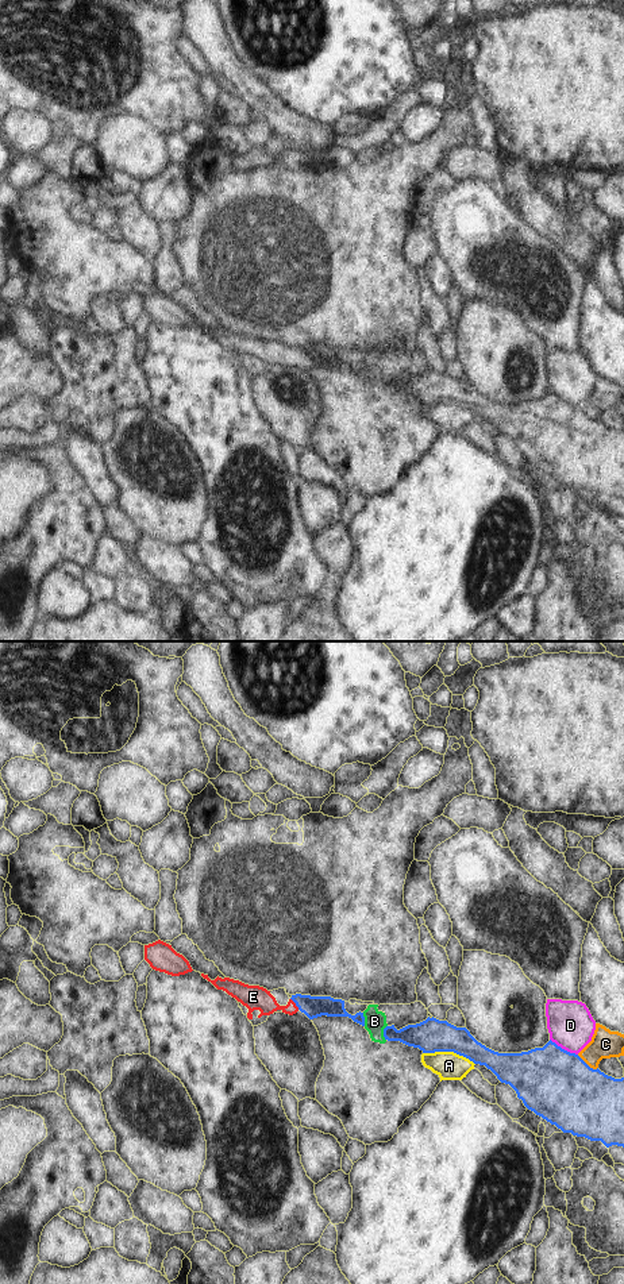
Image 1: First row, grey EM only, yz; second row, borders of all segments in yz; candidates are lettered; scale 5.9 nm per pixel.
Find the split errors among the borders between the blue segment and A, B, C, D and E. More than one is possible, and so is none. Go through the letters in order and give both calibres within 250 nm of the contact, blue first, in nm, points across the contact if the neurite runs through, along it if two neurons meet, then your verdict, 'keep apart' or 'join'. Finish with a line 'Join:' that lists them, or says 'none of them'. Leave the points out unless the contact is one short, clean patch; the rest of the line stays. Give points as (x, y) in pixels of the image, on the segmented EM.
A: 200 nm thick on the blue side, 170 nm on the other; keep apart
B: 170 nm thick on the blue side, 130 nm on the other; border along yz (386, 1025), (384, 1029), (385, 1040); keep apart
C: 420 nm thick on the blue side, 170 nm on the other; keep apart
D: 420 nm thick on the blue side, 280 nm on the other; keep apart
E: 130 nm thick on the blue side, 140 nm on the other; runs through yz (312, 1006), (295, 1002), (278, 1007), (254, 998); join
Join: E

